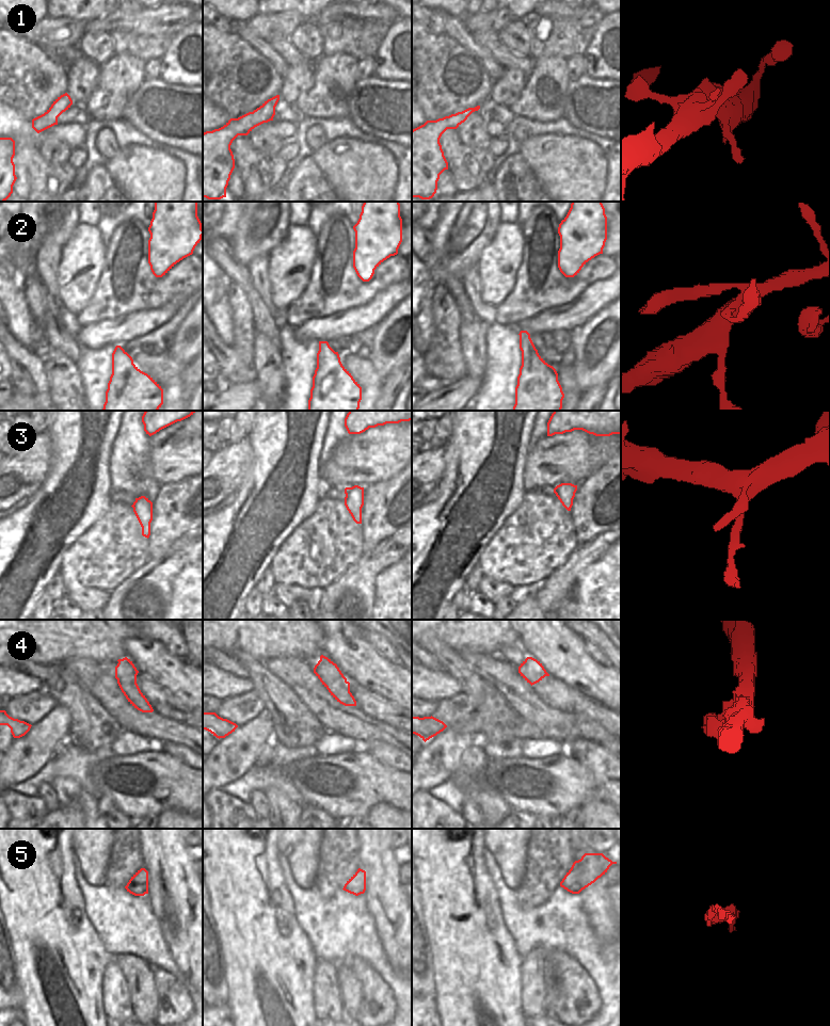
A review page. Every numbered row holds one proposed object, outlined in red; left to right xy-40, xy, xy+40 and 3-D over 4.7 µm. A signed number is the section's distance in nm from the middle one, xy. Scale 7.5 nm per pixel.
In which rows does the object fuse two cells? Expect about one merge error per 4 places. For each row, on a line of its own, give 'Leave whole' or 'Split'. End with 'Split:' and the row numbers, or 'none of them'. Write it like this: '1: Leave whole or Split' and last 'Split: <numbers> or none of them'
1: Leave whole
2: Leave whole
3: Leave whole
4: Leave whole
5: Leave whole
Split: none of them

